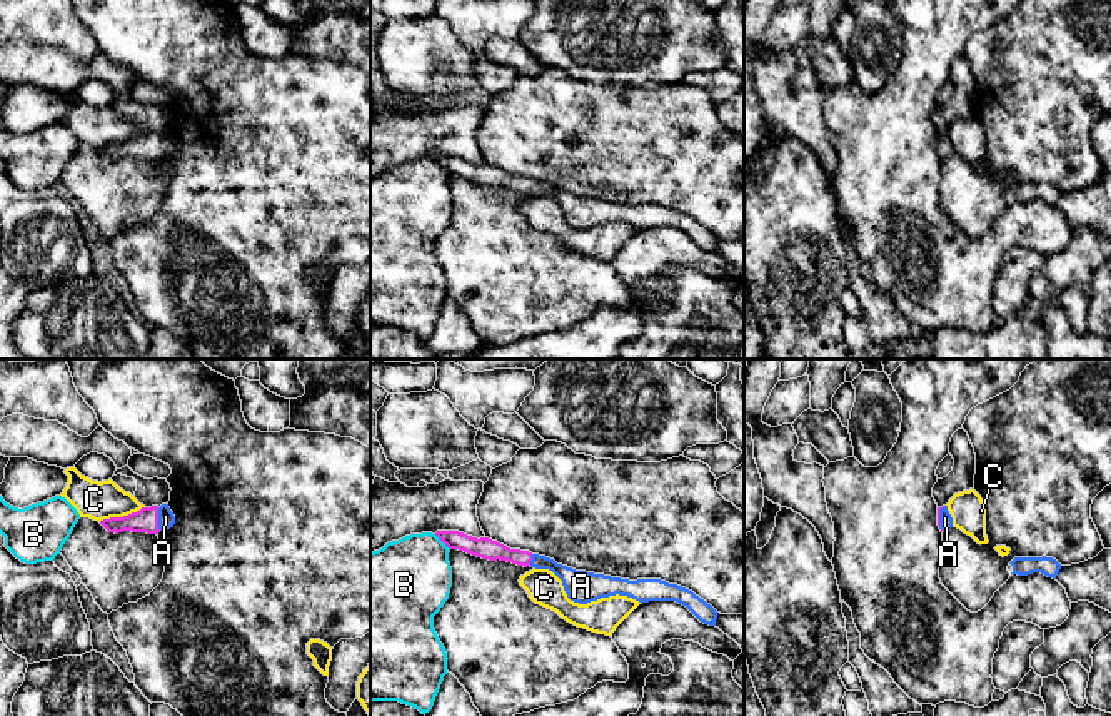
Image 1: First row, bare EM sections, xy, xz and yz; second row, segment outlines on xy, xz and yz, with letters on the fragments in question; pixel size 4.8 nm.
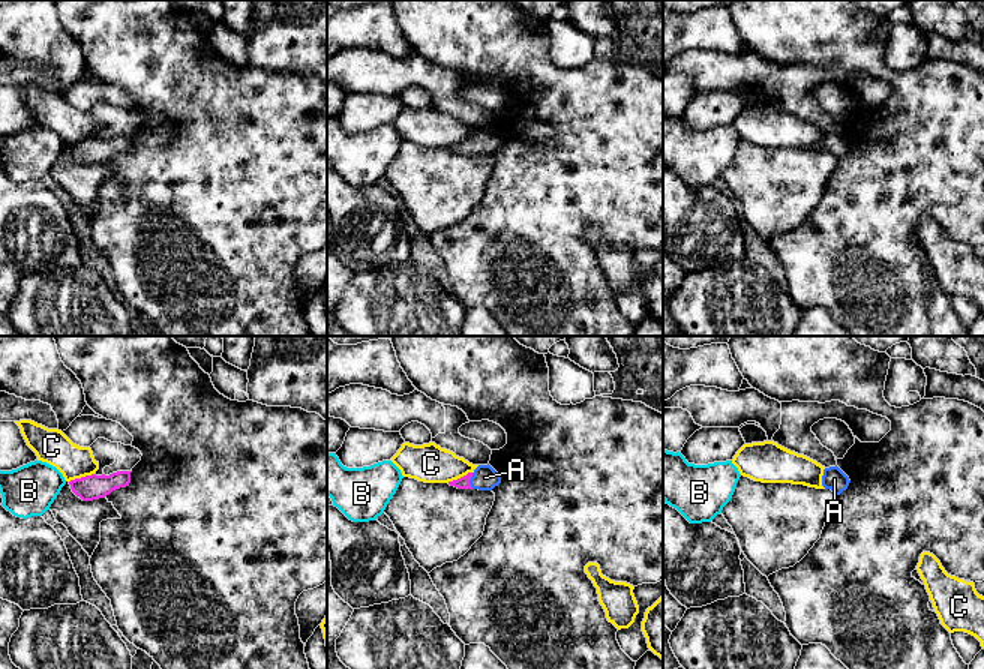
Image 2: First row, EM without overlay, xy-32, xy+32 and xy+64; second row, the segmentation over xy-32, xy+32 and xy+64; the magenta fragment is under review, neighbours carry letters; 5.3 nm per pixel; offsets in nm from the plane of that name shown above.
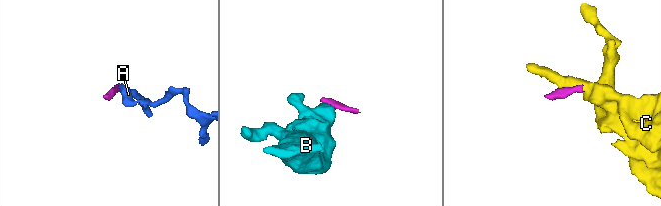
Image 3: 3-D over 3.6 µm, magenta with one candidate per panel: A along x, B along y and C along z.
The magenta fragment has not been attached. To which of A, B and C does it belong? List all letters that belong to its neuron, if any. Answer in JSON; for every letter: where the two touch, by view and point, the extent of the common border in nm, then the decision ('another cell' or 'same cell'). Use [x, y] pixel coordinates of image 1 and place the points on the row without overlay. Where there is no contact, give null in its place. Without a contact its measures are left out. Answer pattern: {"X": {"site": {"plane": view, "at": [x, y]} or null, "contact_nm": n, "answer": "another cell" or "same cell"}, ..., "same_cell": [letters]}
{"A": {"site": {"plane": "xy", "at": [157, 146]}, "contact_nm": 110, "answer": "same cell"}, "B": {"site": {"plane": "xz", "at": [442, 167]}, "contact_nm": 110, "answer": "another cell"}, "C": {"site": {"plane": "xy", "at": [120, 144]}, "contact_nm": 240, "answer": "another cell"}, "same_cell": ["A"]}

